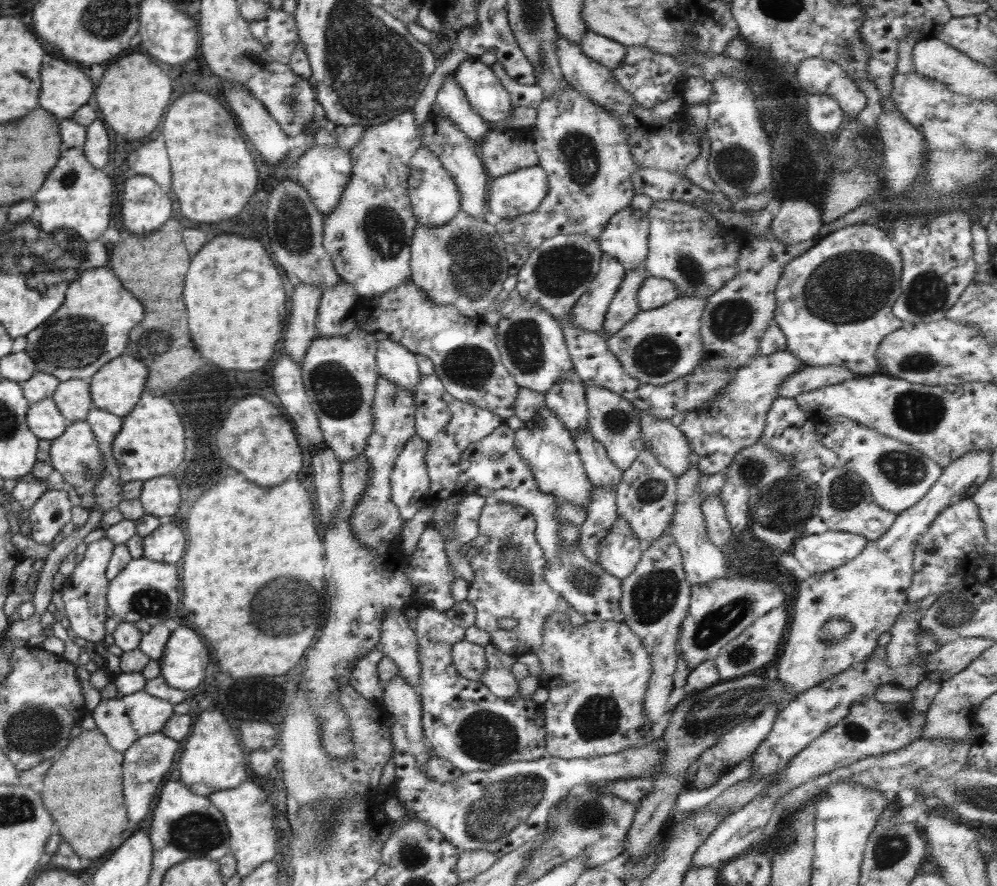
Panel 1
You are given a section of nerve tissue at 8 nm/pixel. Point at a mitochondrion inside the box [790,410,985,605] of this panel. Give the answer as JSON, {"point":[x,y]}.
{"point":[901,469]}

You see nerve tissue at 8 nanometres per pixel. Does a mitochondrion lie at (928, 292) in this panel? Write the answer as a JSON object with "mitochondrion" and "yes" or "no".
{"mitochondrion":"yes"}

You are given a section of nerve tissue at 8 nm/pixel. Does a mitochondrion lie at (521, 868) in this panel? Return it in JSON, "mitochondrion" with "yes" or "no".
{"mitochondrion":"no"}

